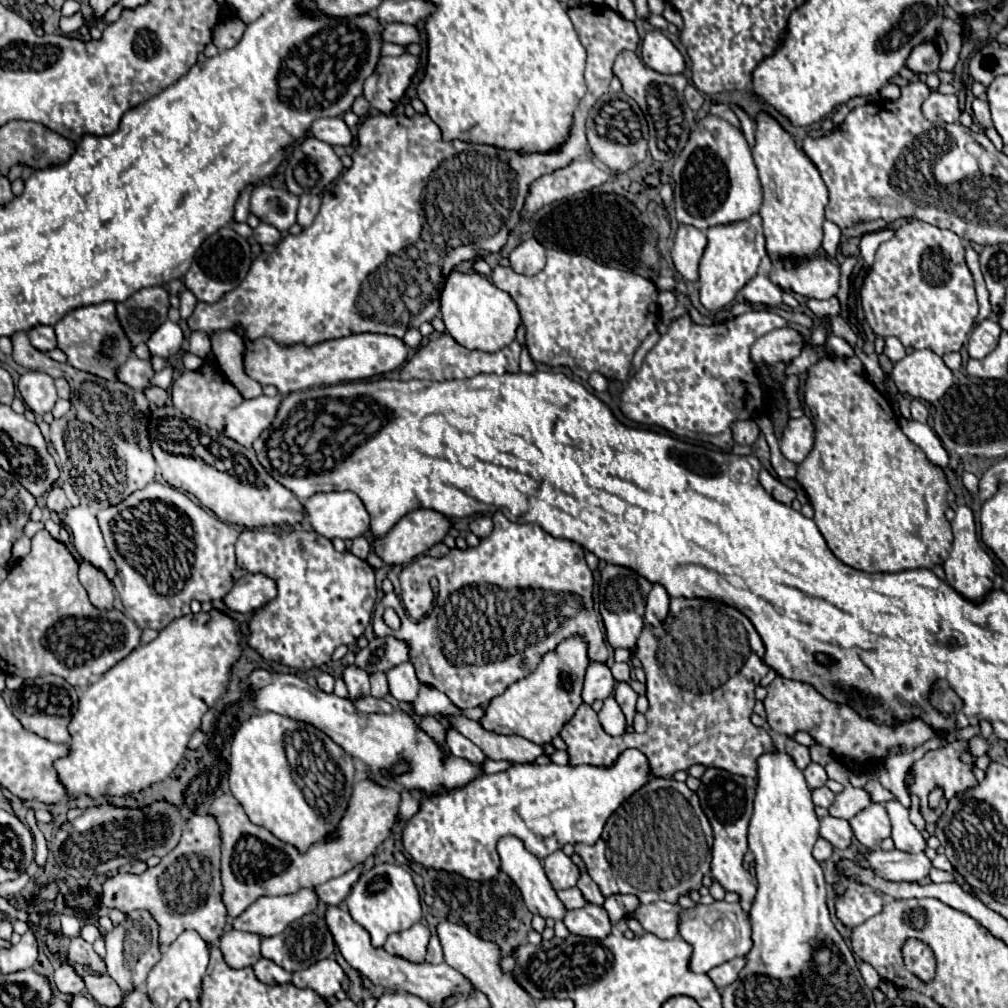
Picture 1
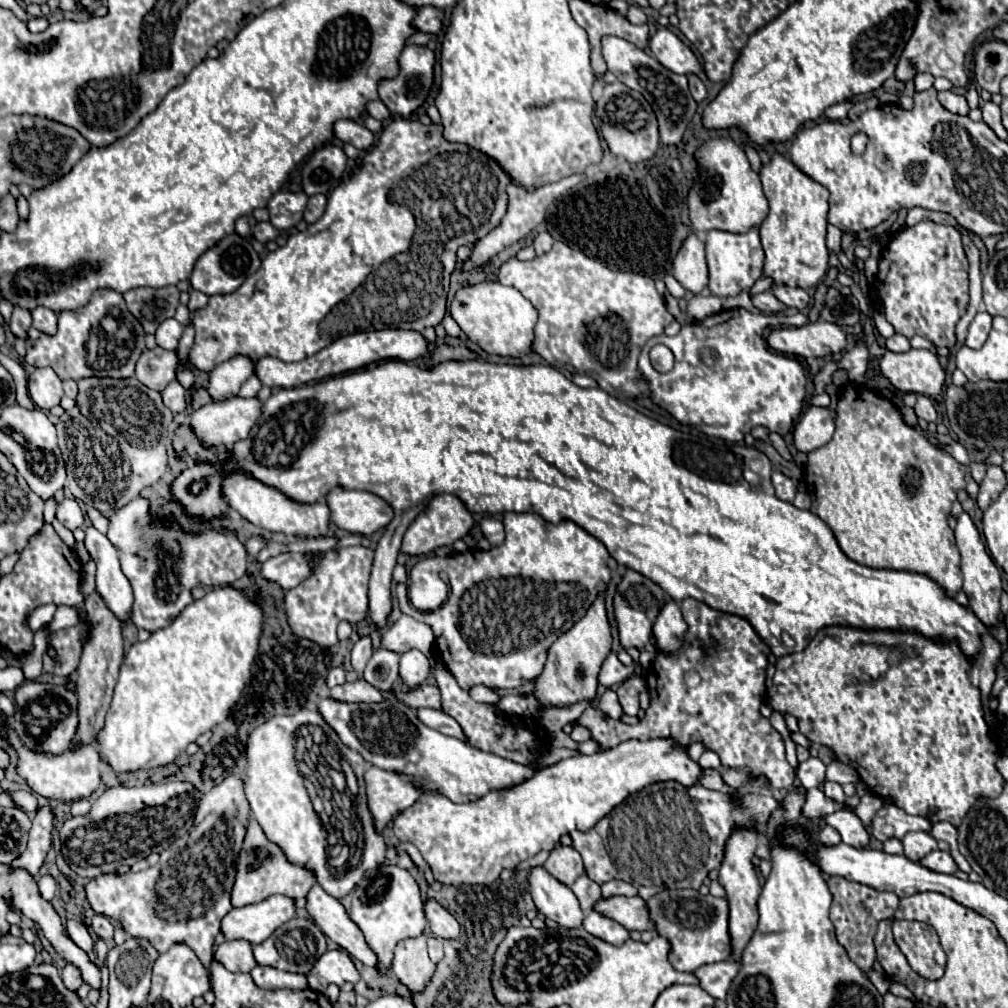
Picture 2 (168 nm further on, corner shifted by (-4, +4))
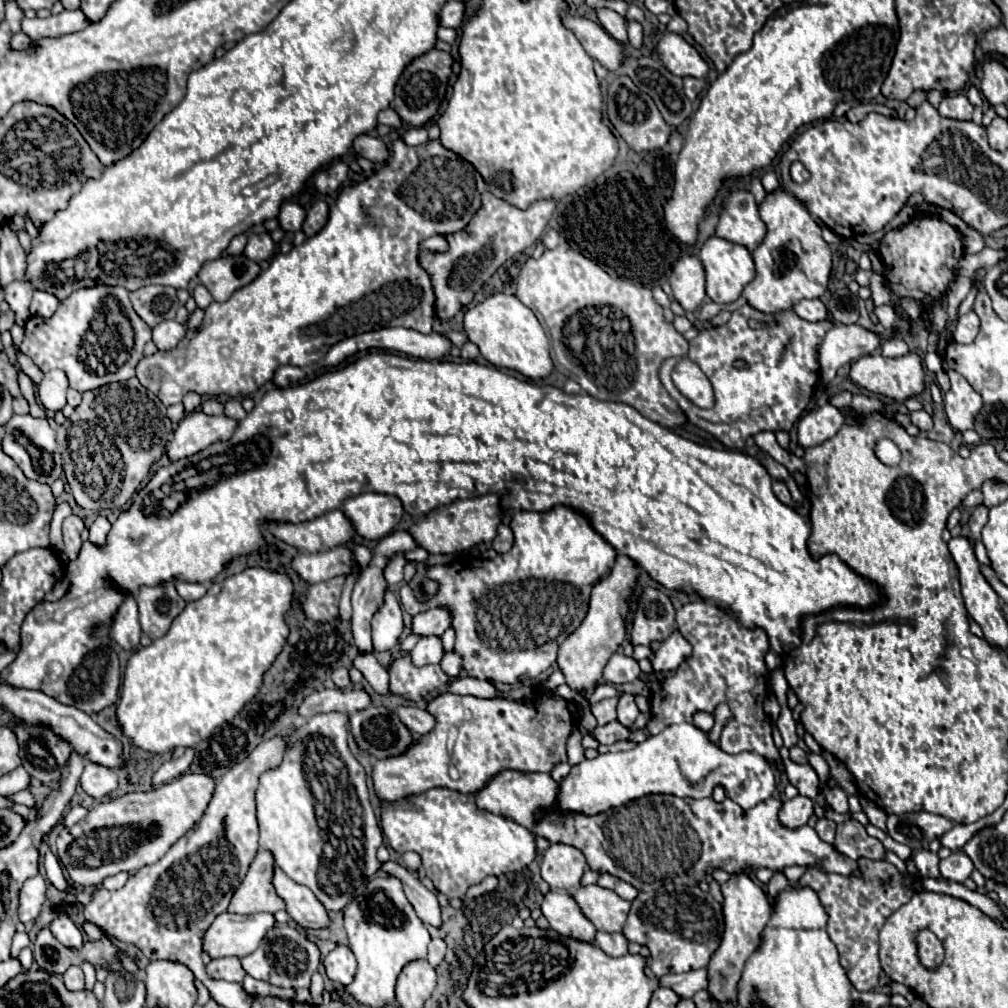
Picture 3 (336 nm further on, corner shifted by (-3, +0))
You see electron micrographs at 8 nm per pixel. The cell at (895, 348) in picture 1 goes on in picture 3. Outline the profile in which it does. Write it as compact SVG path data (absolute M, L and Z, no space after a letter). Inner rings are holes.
M890 338L882 344L882 356L898 358L898 356L904 356L904 354L908 354L908 344L900 338Z

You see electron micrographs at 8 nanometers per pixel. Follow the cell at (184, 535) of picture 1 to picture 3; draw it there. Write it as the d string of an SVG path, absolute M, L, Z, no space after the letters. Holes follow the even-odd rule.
M166 582L162 586L152 586L152 588L142 586L136 596L136 602L138 602L142 630L150 640L164 636L170 630L174 618L186 606L186 602L178 596L172 582Z

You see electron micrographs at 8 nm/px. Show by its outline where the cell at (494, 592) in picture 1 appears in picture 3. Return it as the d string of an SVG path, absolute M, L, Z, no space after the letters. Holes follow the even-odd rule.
M554 506L548 512L520 510L512 516L510 528L516 542L506 554L498 554L494 560L460 558L448 566L434 566L432 578L438 582L438 592L432 598L414 600L414 592L408 584L400 589L402 610L406 610L410 616L436 606L452 608L452 628L456 630L454 650L464 658L464 670L468 676L504 684L516 684L524 678L534 678L556 662L558 646L582 624L588 612L592 586L610 572L618 554L590 526L590 520L570 506ZM524 580L538 580L548 584L518 584Z

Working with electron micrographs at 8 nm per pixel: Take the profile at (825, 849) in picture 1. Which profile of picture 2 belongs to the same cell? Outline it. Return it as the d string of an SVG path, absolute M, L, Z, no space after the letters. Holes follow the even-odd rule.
M825 826L819 832L819 842L821 842L821 846L837 846L841 842L841 836L839 836L839 832L835 828Z

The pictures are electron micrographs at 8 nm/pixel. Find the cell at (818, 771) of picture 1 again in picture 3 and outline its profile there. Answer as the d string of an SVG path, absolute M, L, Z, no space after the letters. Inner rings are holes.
M784 746L779 748L779 753L785 764L785 771L788 774L790 784L798 788L800 796L806 796L810 800L816 800L820 780L818 780L818 774L814 772L814 768L810 764L804 764L802 766L802 764L792 762L789 758L789 749Z

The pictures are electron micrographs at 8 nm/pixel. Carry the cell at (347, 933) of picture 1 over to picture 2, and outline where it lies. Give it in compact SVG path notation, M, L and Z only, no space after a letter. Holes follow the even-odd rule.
M315 884L315 888L311 888L311 892L307 894L307 912L313 916L313 920L327 938L337 942L365 966L377 970L377 954L365 942L361 928L349 918L341 900L329 896L319 884Z

